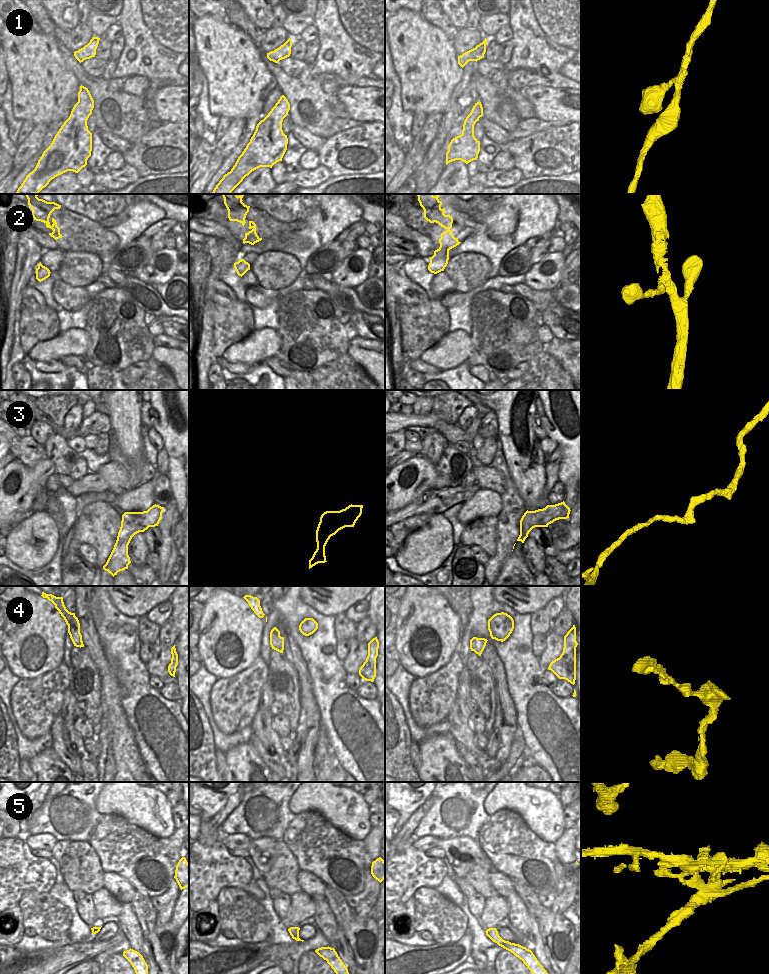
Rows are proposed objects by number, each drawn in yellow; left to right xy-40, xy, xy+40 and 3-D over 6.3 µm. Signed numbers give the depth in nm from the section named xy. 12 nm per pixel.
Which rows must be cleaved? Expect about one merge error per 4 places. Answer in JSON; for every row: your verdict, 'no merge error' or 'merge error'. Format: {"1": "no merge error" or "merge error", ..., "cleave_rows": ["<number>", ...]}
{"1": "no merge error", "2": "no merge error", "3": "no merge error", "4": "no merge error", "5": "merge error", "cleave_rows": ["5"]}

